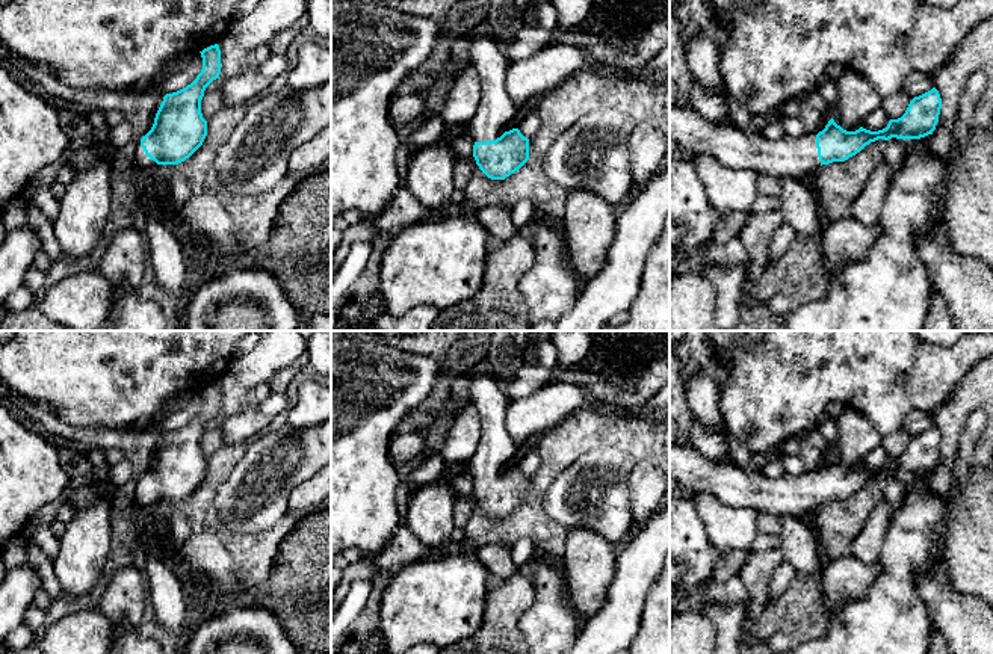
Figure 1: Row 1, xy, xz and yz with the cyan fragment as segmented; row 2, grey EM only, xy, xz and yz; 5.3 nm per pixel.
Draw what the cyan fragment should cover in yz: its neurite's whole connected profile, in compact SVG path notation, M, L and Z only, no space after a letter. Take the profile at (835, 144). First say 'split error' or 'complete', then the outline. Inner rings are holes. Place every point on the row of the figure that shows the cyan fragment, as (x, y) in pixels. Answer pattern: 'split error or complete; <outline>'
split error; M933 88L914 97L901 118L890 119L887 127L878 131L863 127L846 131L831 118L818 134L768 140L763 134L747 134L732 124L712 122L692 110L670 106L670 142L697 156L713 156L733 169L803 181L822 165L845 162L878 139L905 140L933 134L940 109L940 94Z

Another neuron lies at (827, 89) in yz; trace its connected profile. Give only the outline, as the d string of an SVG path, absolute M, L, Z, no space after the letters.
M825 77L816 91L819 92L822 100L828 106L831 115L834 115L836 109L837 109L837 83L836 83L836 80Z

